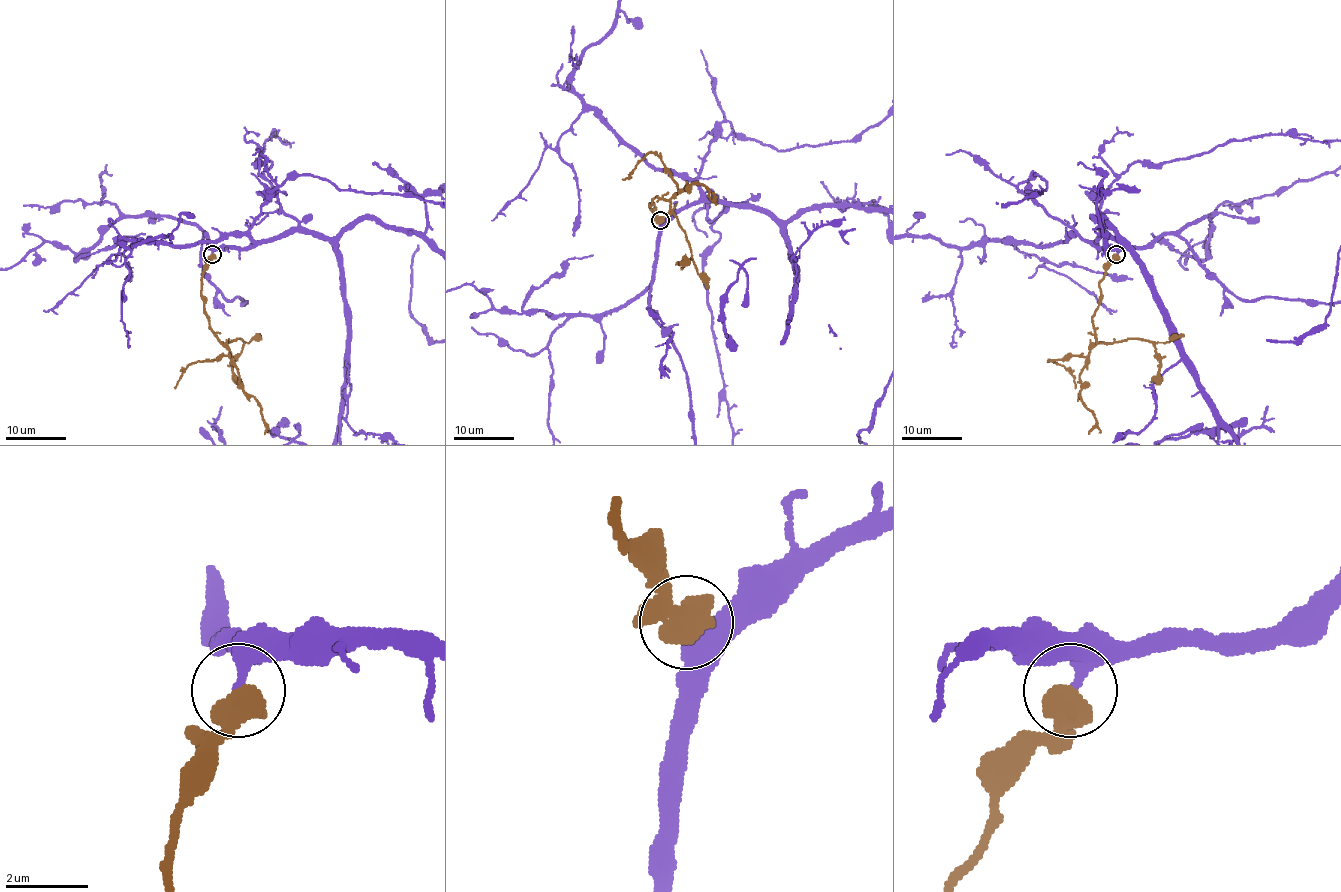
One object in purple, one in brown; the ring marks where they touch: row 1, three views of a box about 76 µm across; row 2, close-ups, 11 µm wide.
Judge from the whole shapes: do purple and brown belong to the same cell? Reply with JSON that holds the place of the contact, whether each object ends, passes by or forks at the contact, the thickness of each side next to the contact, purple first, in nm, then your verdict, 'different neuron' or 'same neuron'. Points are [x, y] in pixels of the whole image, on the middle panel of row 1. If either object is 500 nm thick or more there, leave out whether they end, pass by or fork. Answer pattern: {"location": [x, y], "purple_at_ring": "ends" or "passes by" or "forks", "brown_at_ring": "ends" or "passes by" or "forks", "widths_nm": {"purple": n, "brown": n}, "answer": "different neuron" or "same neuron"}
{"location": [660, 220], "widths_nm": {"purple": 340, "brown": 750}, "answer": "same neuron"}

